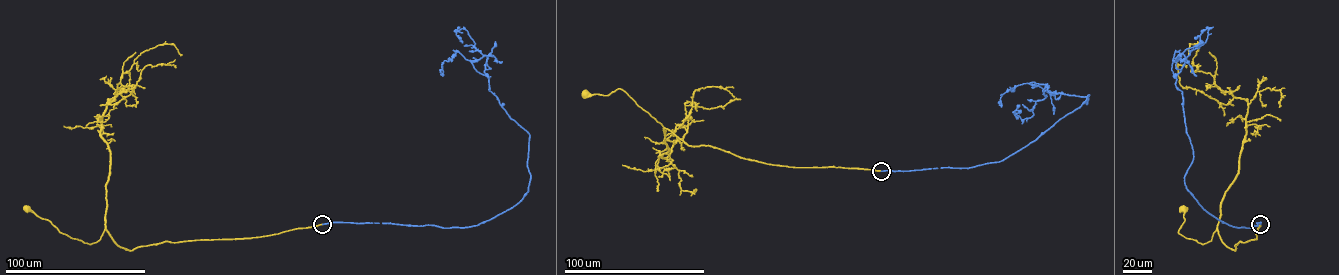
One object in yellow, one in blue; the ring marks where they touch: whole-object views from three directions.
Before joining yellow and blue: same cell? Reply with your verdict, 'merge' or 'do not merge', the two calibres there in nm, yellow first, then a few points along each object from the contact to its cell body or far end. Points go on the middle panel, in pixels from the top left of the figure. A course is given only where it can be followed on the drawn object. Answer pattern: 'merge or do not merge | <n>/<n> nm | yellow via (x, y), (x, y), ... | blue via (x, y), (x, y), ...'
merge | 240/300 nm | yellow via (881, 171), (787, 167), (741, 158), (709, 145), (688, 145), (622, 90), (616, 89), (608, 95), (585, 93) | blue via (881, 171), (1002, 161), (1089, 95), (1086, 104), (1047, 86), (1032, 116), (1020, 112)

